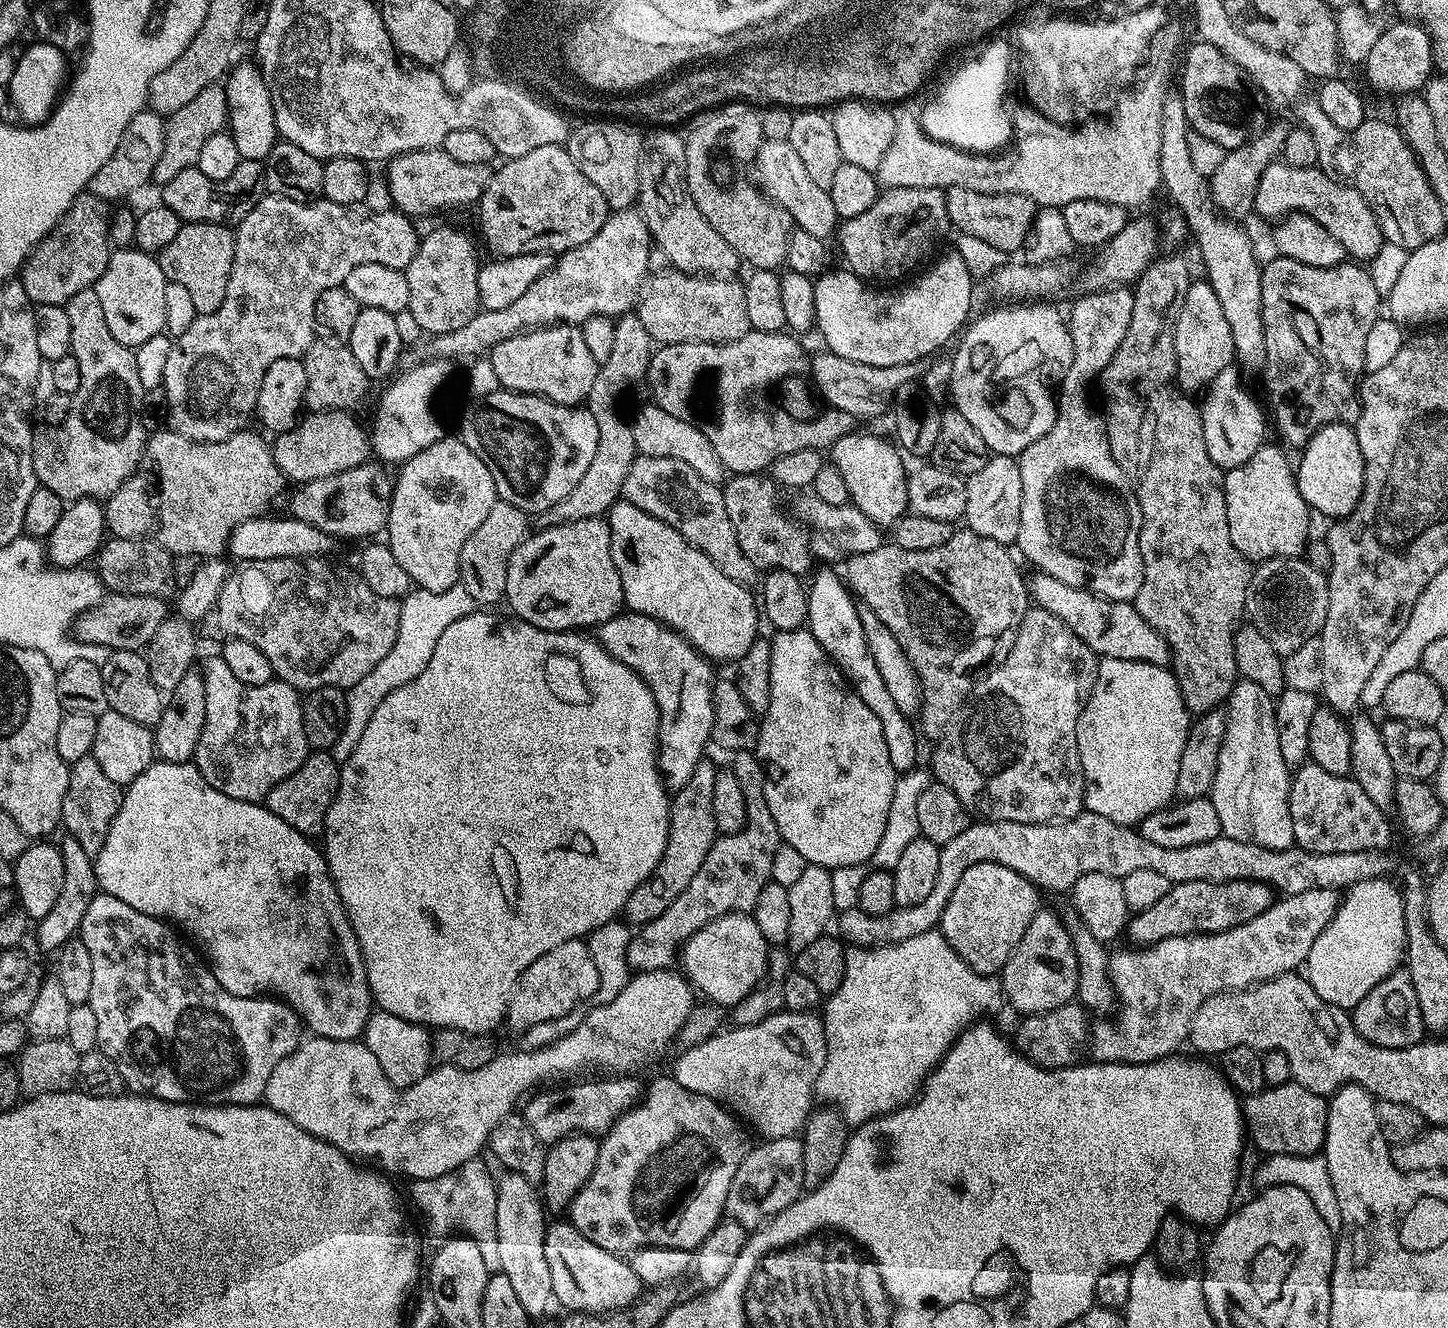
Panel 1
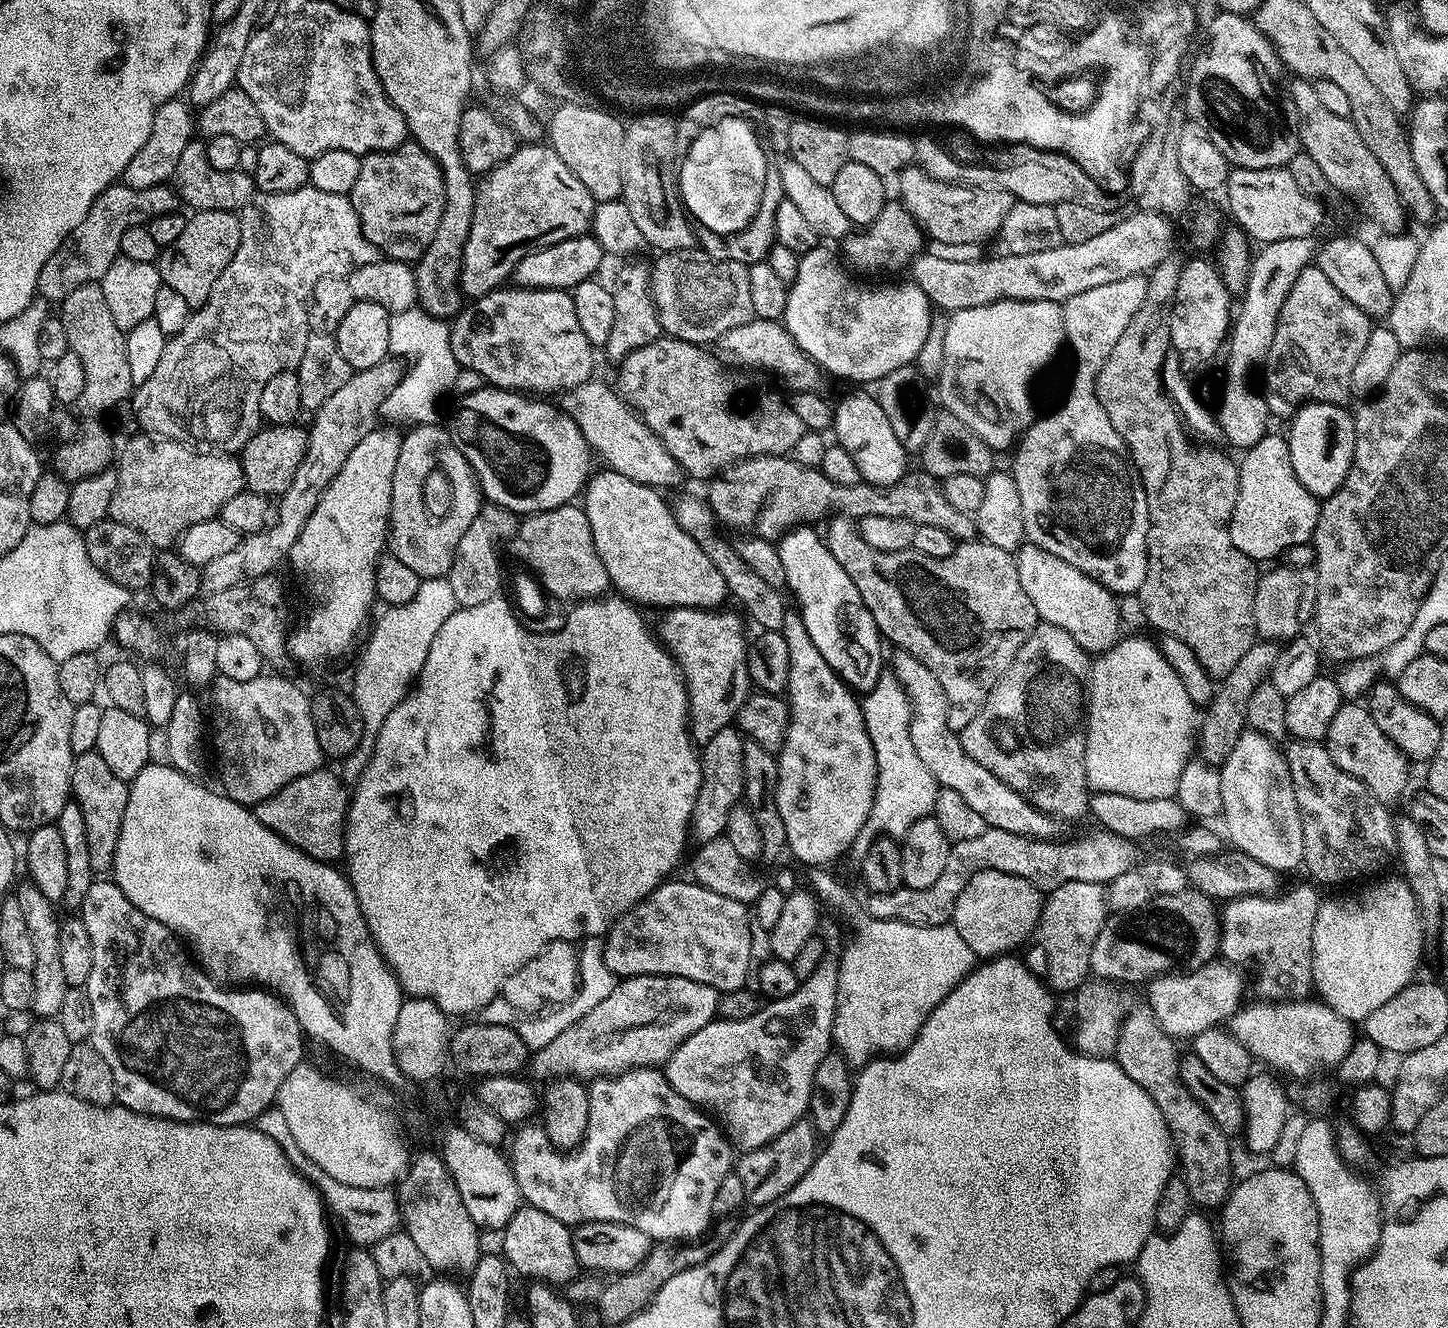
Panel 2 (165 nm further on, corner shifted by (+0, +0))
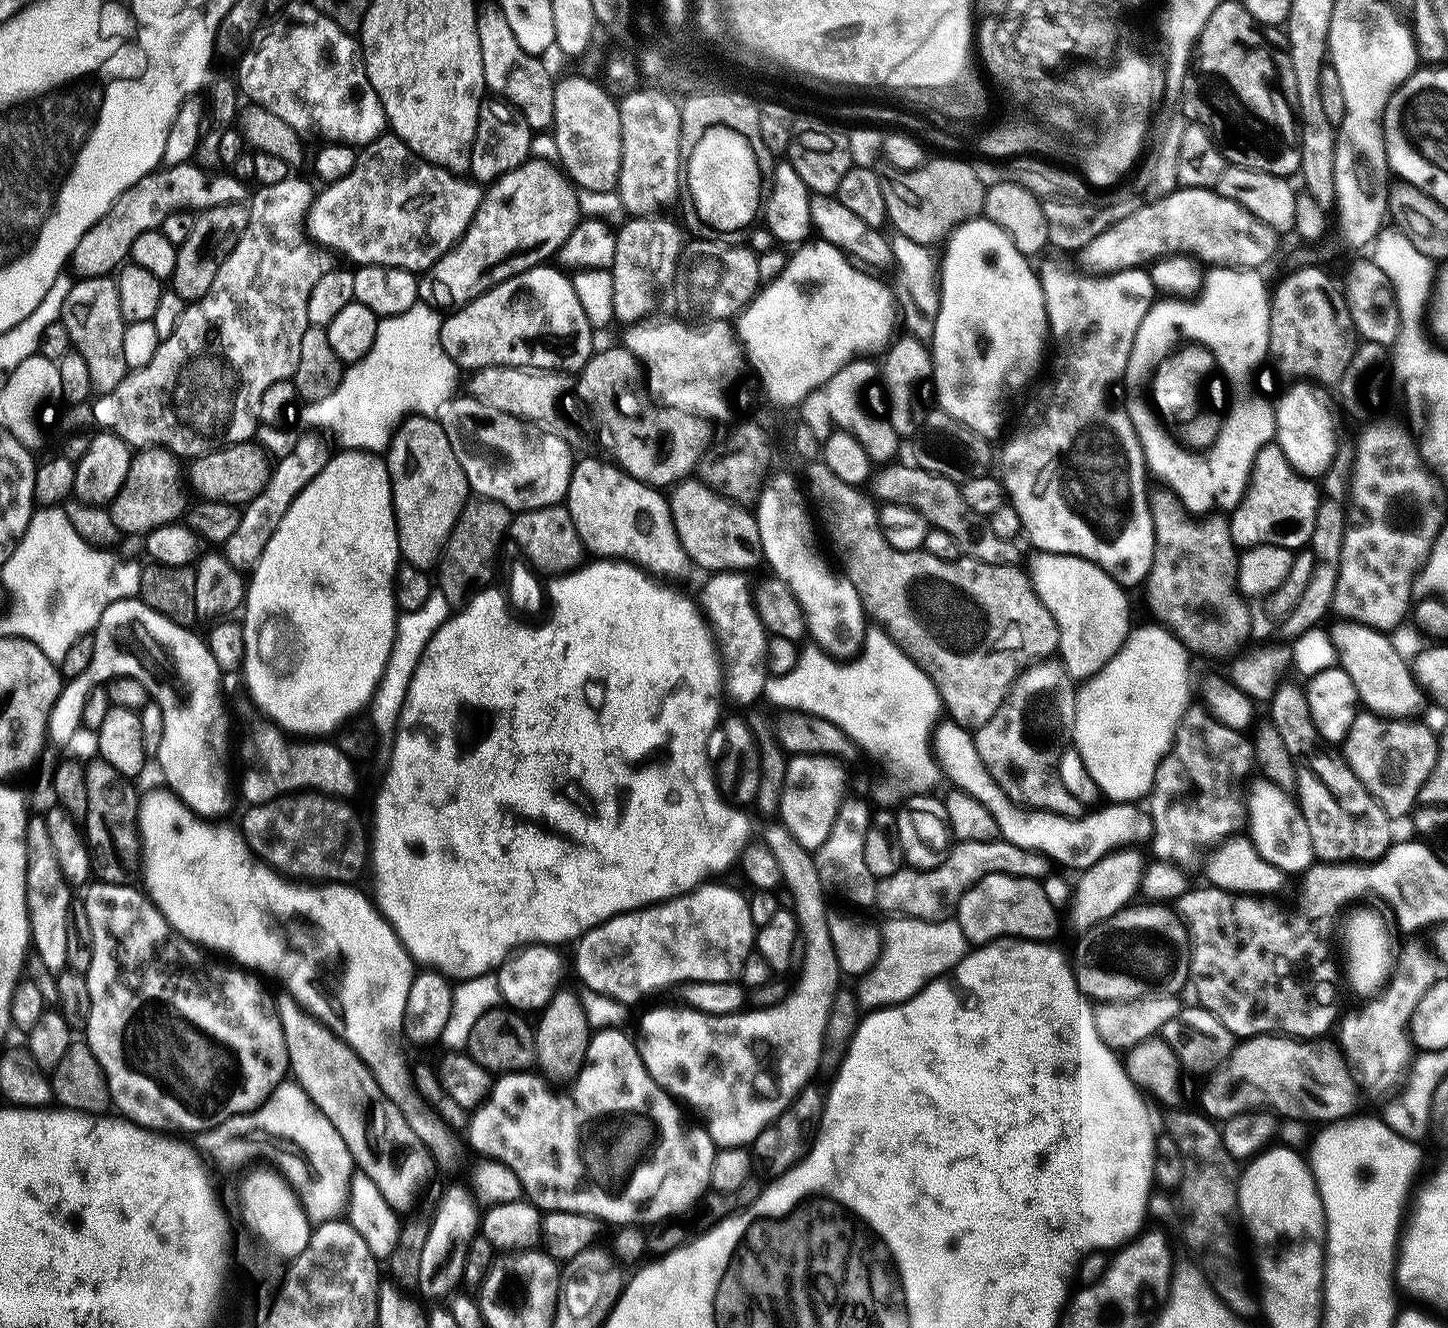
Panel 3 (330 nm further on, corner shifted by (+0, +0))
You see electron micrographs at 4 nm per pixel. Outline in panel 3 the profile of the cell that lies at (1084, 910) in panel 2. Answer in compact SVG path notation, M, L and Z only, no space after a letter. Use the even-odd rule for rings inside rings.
M1136 846L1119 848L1109 856L1103 856L1094 866L1083 869L1079 873L1080 881L1074 884L1074 895L1070 901L1072 920L1080 927L1080 930L1093 928L1102 920L1108 920L1116 912L1129 907L1134 897L1140 892L1140 879L1144 877L1146 859Z

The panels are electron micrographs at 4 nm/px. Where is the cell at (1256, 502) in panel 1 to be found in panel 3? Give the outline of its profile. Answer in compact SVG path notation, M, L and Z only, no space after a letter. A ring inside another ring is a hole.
M1273 442L1258 452L1252 477L1237 508L1231 509L1228 529L1237 549L1257 548L1259 544L1273 544L1300 550L1311 541L1314 518L1322 496L1309 477L1302 475L1286 458L1280 445Z

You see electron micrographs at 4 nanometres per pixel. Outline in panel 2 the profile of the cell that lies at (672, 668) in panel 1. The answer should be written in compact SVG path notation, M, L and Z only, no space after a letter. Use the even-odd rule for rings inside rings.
M670 608L663 613L660 620L658 639L675 658L680 666L680 674L688 688L688 726L693 741L703 746L718 734L718 730L729 727L740 713L740 707L750 695L750 681L746 670L746 654L748 640L744 636L745 621L725 610L709 610L706 608Z

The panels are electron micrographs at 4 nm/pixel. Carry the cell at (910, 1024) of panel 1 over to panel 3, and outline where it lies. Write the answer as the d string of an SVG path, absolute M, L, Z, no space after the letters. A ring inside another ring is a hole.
M891 917L881 927L881 954L871 971L859 977L854 991L861 1009L875 1010L901 1004L918 994L932 980L947 977L962 962L970 945L954 918L940 921Z

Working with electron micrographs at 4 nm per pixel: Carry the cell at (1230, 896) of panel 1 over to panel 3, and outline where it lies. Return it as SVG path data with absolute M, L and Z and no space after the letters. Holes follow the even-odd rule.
M1136 902L1120 912L1114 913L1108 920L1102 920L1093 928L1087 929L1084 936L1076 944L1076 953L1071 953L1070 963L1072 973L1078 982L1078 990L1082 995L1087 996L1092 1002L1111 1002L1113 1004L1125 1004L1127 1000L1139 1000L1142 996L1174 996L1183 993L1183 988L1189 983L1188 978L1188 953L1186 951L1186 934L1178 923L1177 915L1171 907L1160 902Z

